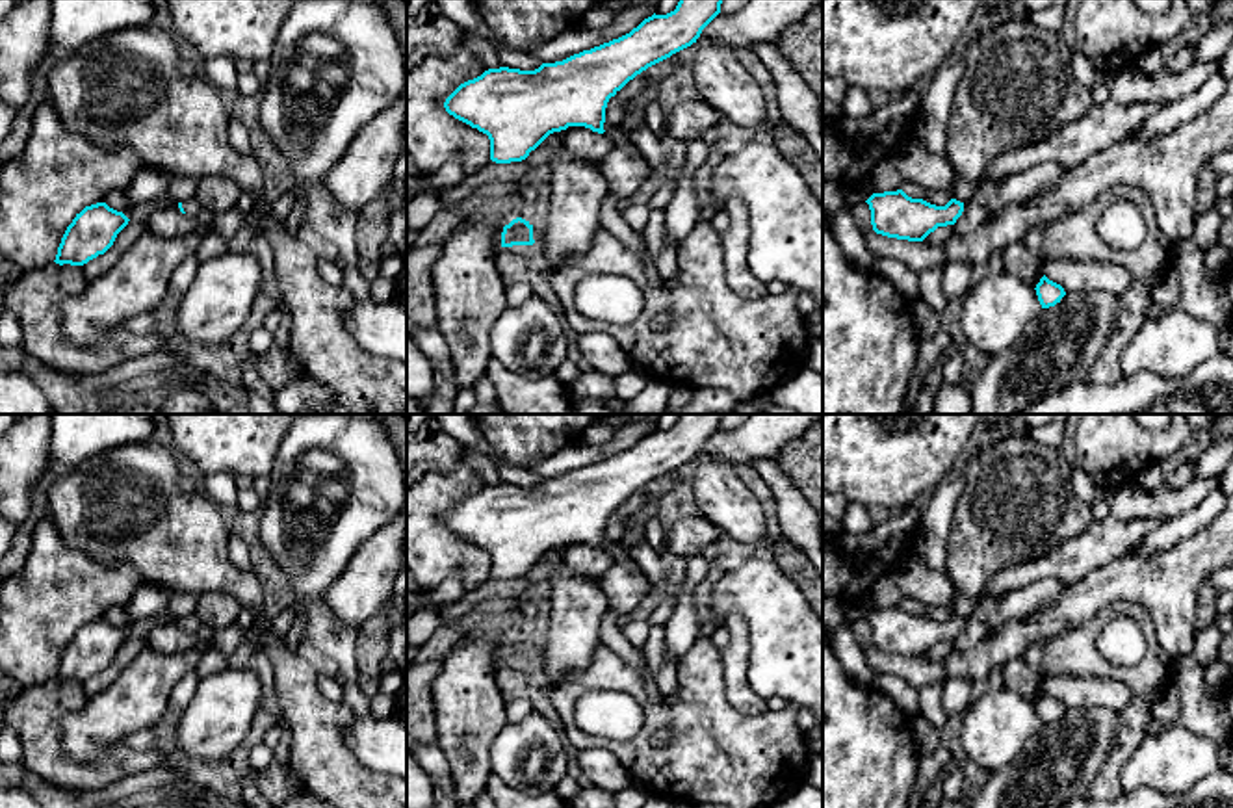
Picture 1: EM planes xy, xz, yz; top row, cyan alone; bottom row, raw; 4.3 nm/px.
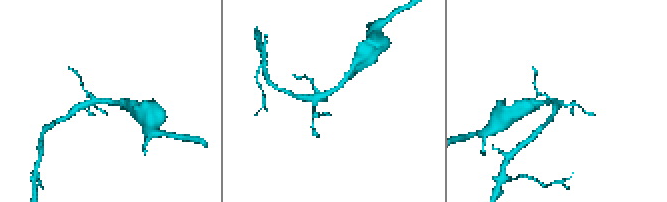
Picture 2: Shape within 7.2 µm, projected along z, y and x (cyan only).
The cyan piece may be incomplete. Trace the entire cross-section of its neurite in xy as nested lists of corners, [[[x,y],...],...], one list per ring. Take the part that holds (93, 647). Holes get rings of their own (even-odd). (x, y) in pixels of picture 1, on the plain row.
[[[106,619],[85,622],[67,643],[54,678],[59,682],[87,680],[113,661],[128,637],[123,628],[110,624]]]

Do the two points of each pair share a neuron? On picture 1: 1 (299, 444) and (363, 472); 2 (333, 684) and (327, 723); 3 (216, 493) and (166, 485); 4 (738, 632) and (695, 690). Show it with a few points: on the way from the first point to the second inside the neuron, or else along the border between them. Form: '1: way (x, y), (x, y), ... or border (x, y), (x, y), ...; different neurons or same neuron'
1: way (316, 441), (333, 441), (348, 456); same neuron
2: border (318, 675), (318, 690), (327, 699), (340, 703); different neurons
3: border (207, 495), (218, 508); different neurons
4: border (719, 651), (726, 697); different neurons

